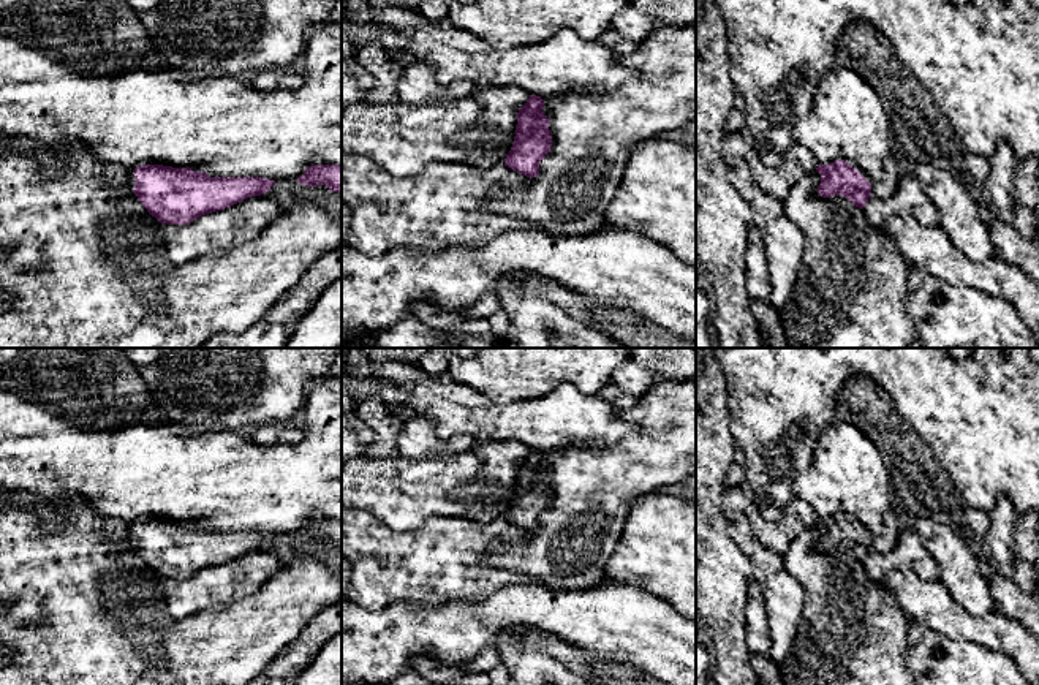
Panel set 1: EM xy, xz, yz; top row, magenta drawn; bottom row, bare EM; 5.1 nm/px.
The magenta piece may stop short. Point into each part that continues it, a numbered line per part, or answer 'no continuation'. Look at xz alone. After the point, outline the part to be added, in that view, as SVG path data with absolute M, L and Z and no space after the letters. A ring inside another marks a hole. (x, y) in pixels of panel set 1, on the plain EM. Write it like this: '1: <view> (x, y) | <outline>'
no continuation

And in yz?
1: yz (886, 541) | M894 509L884 516L884 528L879 535L871 538L871 549L881 554L889 554L897 547L898 536L908 525L905 517L900 517Z

